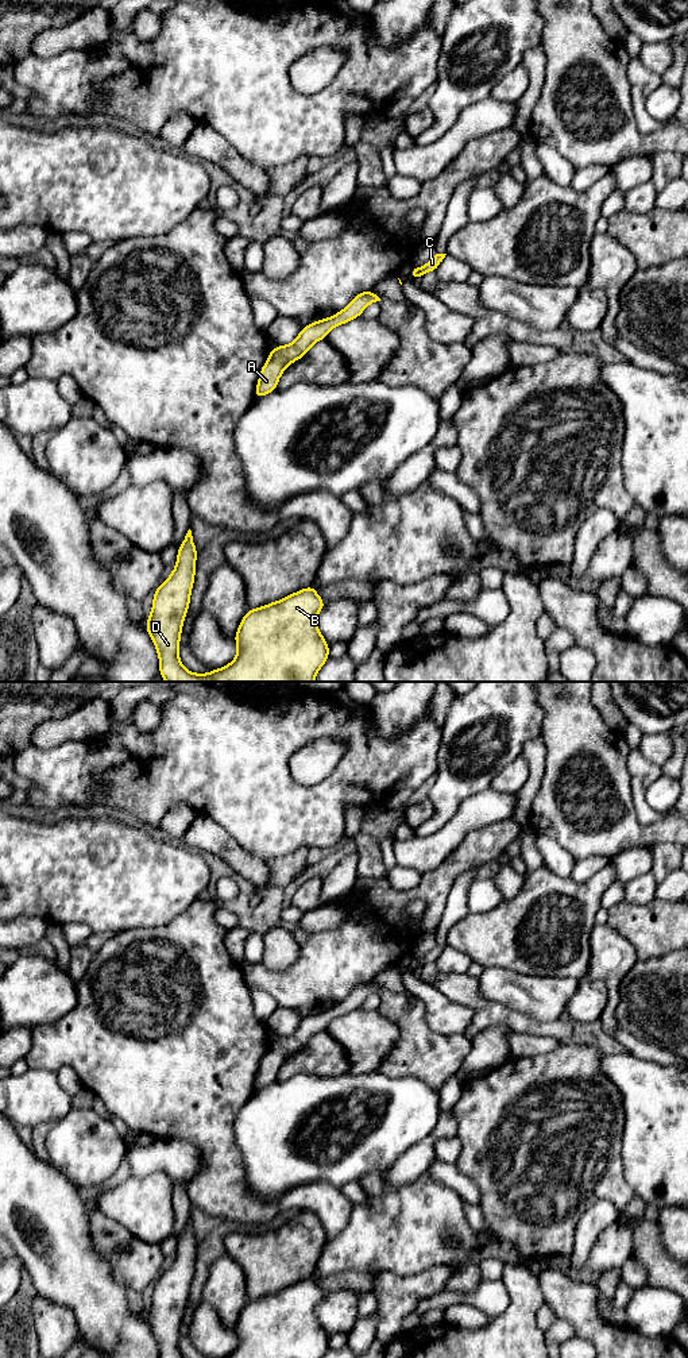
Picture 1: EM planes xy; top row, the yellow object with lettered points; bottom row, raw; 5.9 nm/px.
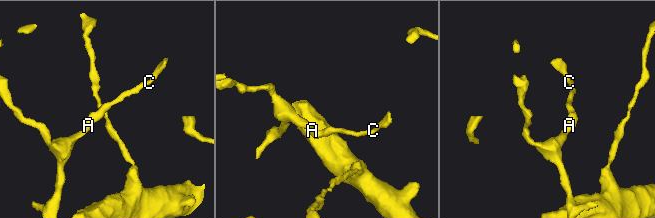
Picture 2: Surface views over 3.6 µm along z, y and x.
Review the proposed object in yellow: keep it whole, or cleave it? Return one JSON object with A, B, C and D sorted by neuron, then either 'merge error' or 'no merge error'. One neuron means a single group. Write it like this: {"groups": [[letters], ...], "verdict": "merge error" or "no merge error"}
{"groups": [["A", "B", "C", "D"]], "verdict": "no merge error"}

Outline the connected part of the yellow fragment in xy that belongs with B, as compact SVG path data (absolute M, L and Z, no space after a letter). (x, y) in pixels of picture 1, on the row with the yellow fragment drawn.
M189 529L183 543L177 548L178 558L174 571L154 591L150 617L146 620L150 634L159 656L159 674L166 682L314 682L316 674L329 657L329 644L324 640L316 617L324 609L321 599L312 586L283 599L250 609L233 636L237 644L236 657L223 668L209 674L193 674L179 660L179 640L185 616L190 605L194 585L197 549Z

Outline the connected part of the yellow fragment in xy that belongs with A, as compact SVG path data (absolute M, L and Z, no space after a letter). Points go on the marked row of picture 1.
M371 289L362 292L343 310L332 317L302 327L299 335L291 344L273 348L260 370L255 389L255 400L274 391L285 369L290 363L304 358L314 343L328 336L332 328L360 317L364 308L376 301L380 301L380 298Z

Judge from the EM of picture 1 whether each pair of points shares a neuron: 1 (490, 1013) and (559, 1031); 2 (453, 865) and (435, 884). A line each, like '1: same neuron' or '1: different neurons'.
1: same neuron
2: same neuron

